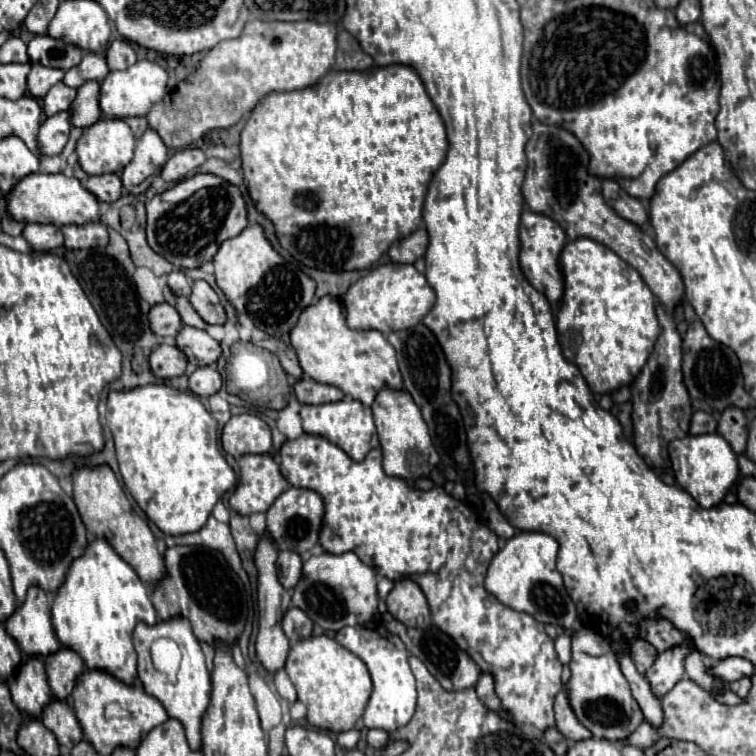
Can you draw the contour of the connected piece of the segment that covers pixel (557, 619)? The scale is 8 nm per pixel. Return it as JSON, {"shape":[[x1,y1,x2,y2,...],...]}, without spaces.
{"shape":[[520,531,506,541,504,549,496,553,488,567,484,585,500,603,512,607,514,611,524,611,542,623,552,623,562,629,576,631,580,629,576,607,564,589,562,575,556,569,558,549,558,541,546,533]]}

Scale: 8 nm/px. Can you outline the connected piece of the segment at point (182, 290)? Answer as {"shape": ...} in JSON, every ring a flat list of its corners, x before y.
{"shape":[[172,271,168,275,166,283,172,289,172,293,176,293,176,295,182,295,182,297,190,295,190,281,188,281,188,277,182,271]]}

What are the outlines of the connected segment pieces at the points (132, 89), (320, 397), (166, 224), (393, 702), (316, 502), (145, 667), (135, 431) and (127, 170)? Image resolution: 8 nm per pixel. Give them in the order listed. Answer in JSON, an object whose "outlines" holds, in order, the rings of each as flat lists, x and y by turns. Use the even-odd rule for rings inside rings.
{"outlines":[[[148,59,136,61,132,67,124,71,110,71,106,79,100,83,100,109,106,117,142,117,150,111,154,103,158,103,166,93,168,75,166,69]],[[302,377,300,381,294,383,294,397,298,403,304,403,304,405,322,405,322,403,344,399,344,393,338,387,322,385,312,381,310,377]],[[210,173,192,175,166,193,154,195,154,199,146,203,146,213,146,237,152,251,160,253,174,267,184,269,200,267,202,263,212,261,218,247,226,239,240,235,242,229,248,225,246,203,238,187]],[[344,627,336,633,336,641,346,647,350,653,360,657,374,683,374,691,370,695,370,701,364,709,362,721,366,729,384,729,384,731,396,731,404,727,416,709,416,681,408,665,408,651,400,637,396,635,380,635,376,629,364,629,364,627]],[[290,487,268,509,268,513,266,513,266,535,274,541,276,549,280,549,280,551,282,549,288,549,294,553,310,551,318,541,322,513,324,513,324,503,316,491]],[[176,617,170,621,158,621,154,627,138,623,134,629,134,649,138,653,138,681,140,681,140,685,144,685,144,689,148,689,148,693,152,693,152,697,156,697,164,705,164,709,170,717,176,717,184,725,188,745,192,745,192,749,200,749,202,747,200,725,202,725,204,713,208,711,208,705,210,705,212,683,210,683,210,673,204,663,204,653,200,649,200,641,194,637,190,623,182,617],[158,639,172,639,172,641,176,641,176,645,182,651,182,663,180,663,180,673,178,673,176,683,170,683,168,677,164,673,156,671,152,665,150,647]],[[152,383,120,393,110,391,106,425,114,435,116,459,126,489,130,491,138,507,146,513,146,517,156,523,156,527,166,535,200,531,208,521,214,505,226,491,234,489,236,485,236,473,218,449,216,419,206,411,196,395,172,389,164,383]],[[146,129,136,143,132,161,124,167,124,173,122,173,122,185,126,193,136,193,136,195,146,193,148,185,144,183,150,181,160,171,166,159,168,159,166,145,162,143,156,131]]]}

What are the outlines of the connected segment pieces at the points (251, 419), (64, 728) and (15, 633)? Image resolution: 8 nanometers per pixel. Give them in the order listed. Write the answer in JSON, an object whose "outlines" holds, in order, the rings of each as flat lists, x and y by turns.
{"outlines":[[[250,413,234,415,224,425,220,441,222,449,234,459,240,459,248,453,268,453,272,447,270,427,260,417]],[[52,701,42,715,42,723,46,729,50,729,56,737,56,741,64,747,76,745,76,741,82,741,82,729,76,721,74,709,62,701]],[[30,587,22,607,16,609,14,615,4,623,24,655,48,657,52,649,60,649,50,615,52,609,48,595,38,587]]]}

